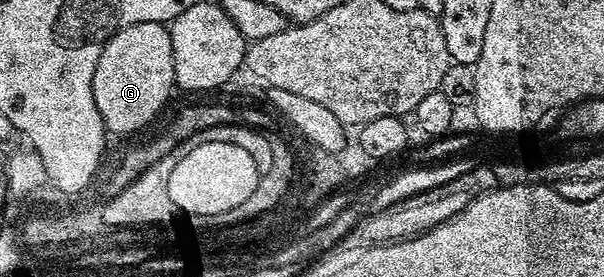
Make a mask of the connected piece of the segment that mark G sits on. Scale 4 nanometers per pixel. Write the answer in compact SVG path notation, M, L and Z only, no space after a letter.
M140 22L136 26L128 26L124 30L117 32L100 54L100 62L96 62L96 74L92 74L92 96L96 98L96 108L100 110L100 116L106 124L107 133L114 132L138 132L145 124L150 124L158 116L158 111L170 100L170 91L175 91L174 83L174 55L172 54L172 38L170 30L166 24L157 24L156 22Z

